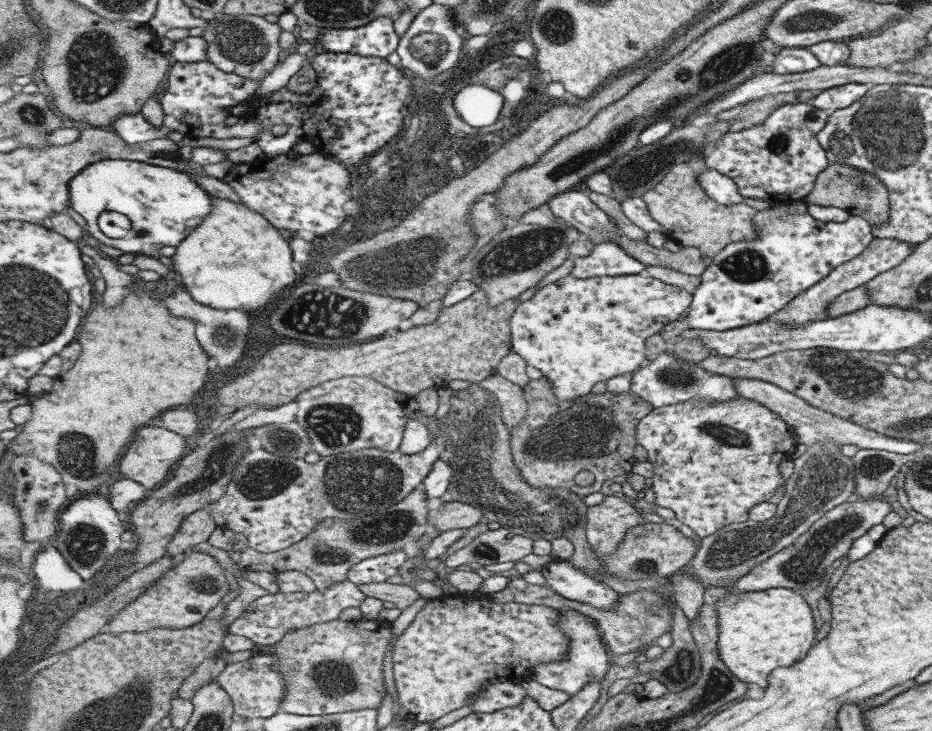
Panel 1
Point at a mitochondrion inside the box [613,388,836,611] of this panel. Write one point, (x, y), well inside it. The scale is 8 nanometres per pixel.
(725, 434)

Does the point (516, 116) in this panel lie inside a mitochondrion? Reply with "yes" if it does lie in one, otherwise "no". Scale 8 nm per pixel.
no

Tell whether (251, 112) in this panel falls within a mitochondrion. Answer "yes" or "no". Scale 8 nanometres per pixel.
no

